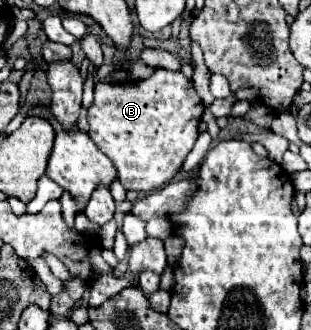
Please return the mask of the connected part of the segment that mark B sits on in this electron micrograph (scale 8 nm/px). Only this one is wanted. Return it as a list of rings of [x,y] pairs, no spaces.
[[[158,68],[152,78],[134,84],[96,84],[94,104],[88,110],[88,136],[112,160],[118,170],[118,178],[126,190],[154,192],[166,182],[172,182],[178,174],[184,158],[188,156],[198,138],[198,124],[202,112],[204,104],[200,102],[194,84],[188,82],[182,72]]]

